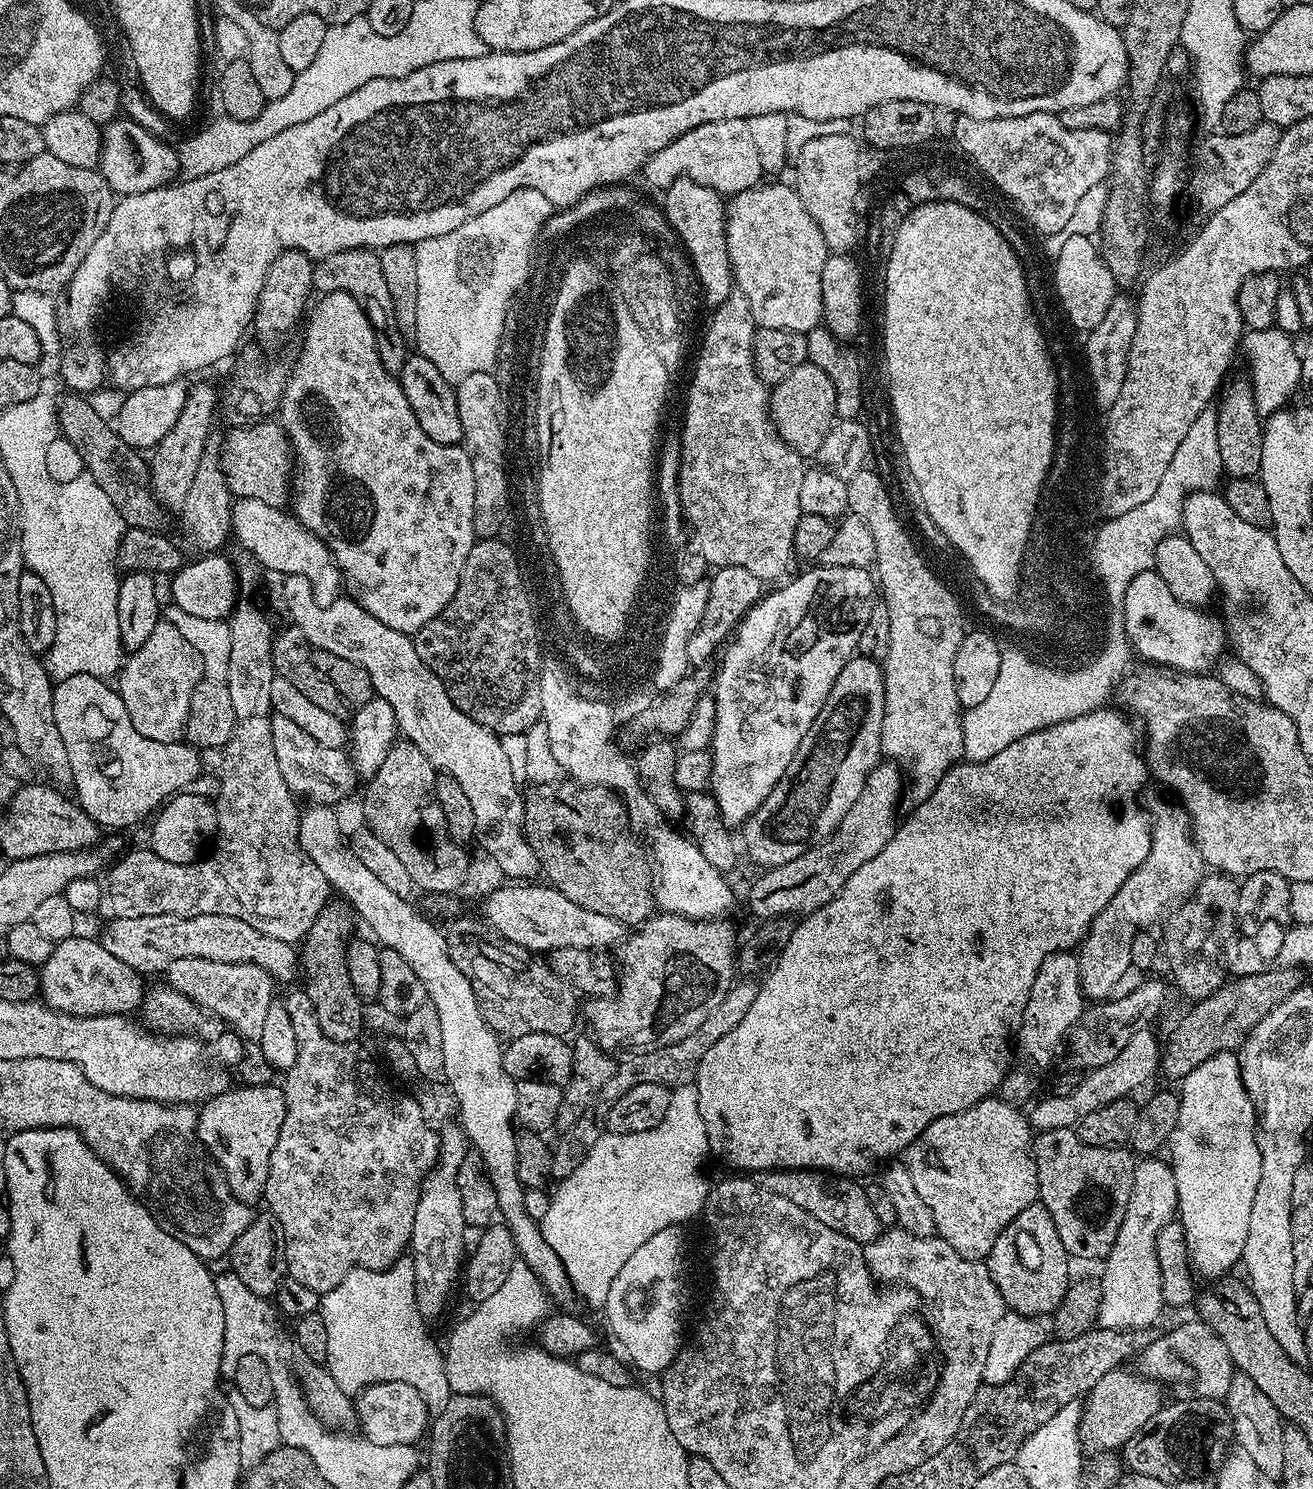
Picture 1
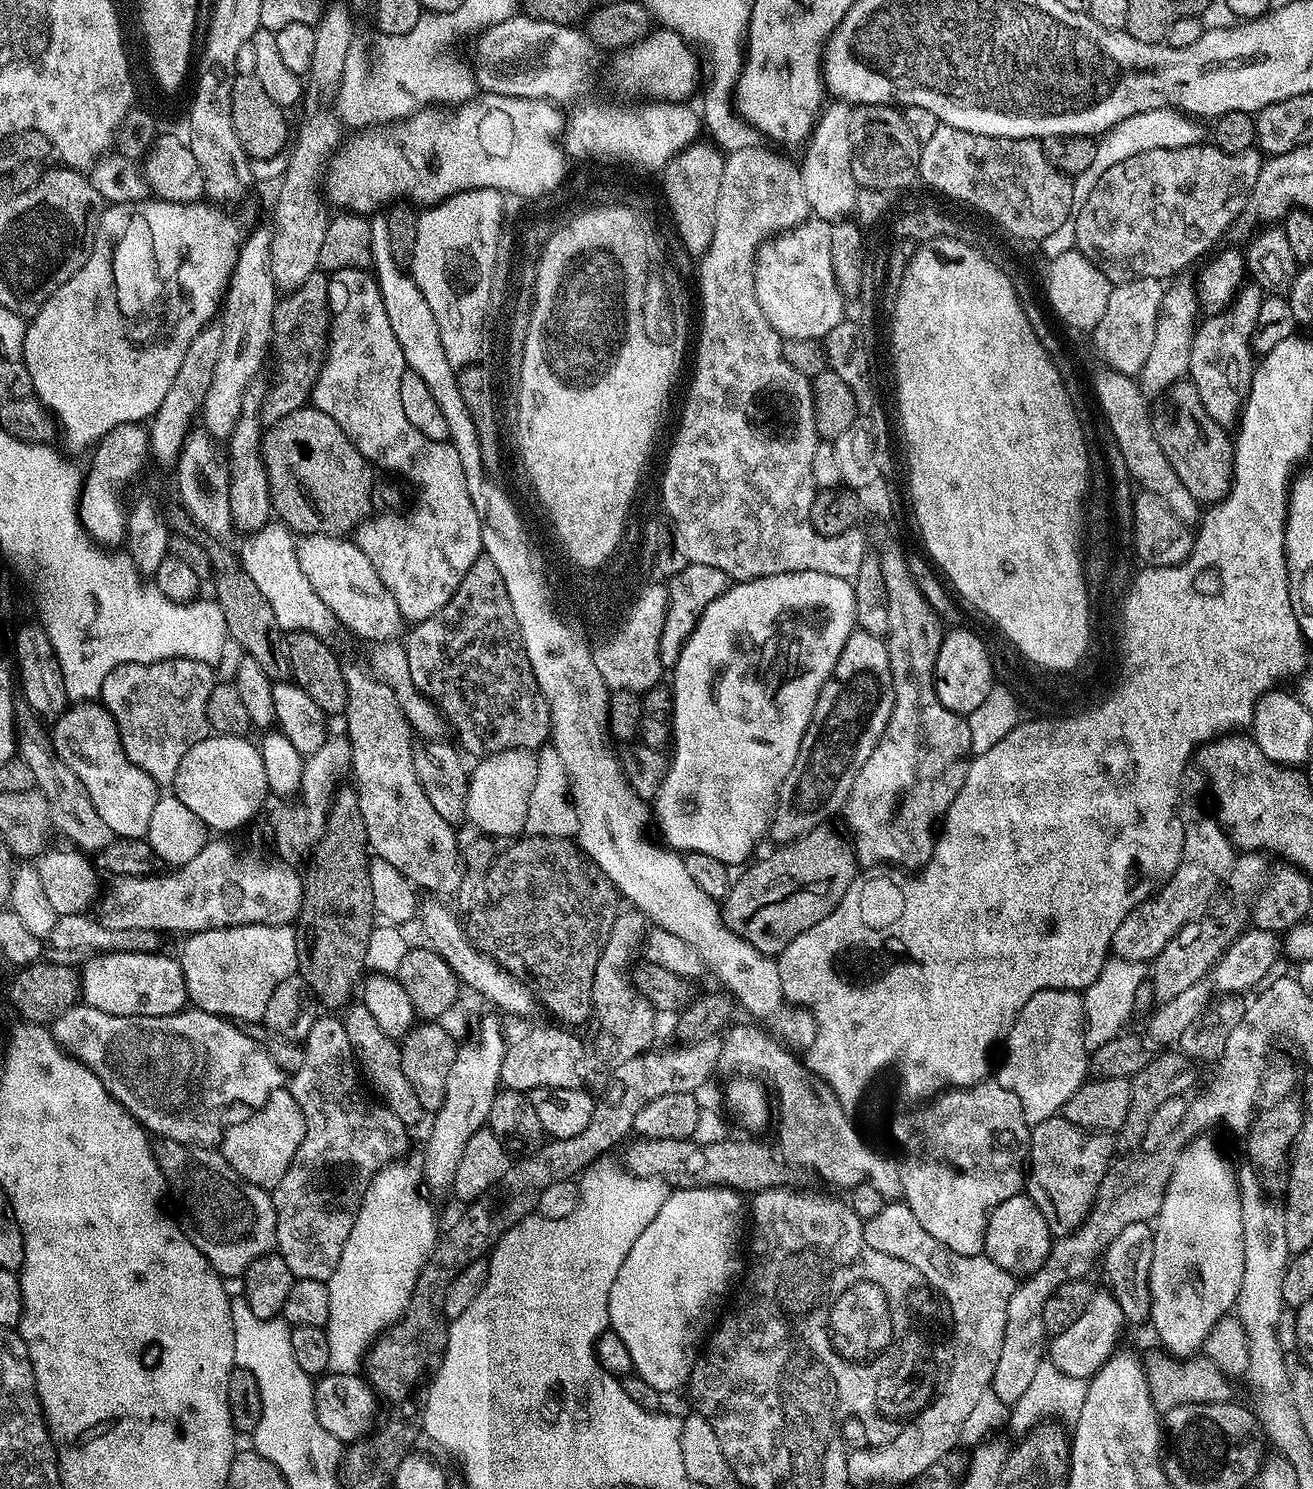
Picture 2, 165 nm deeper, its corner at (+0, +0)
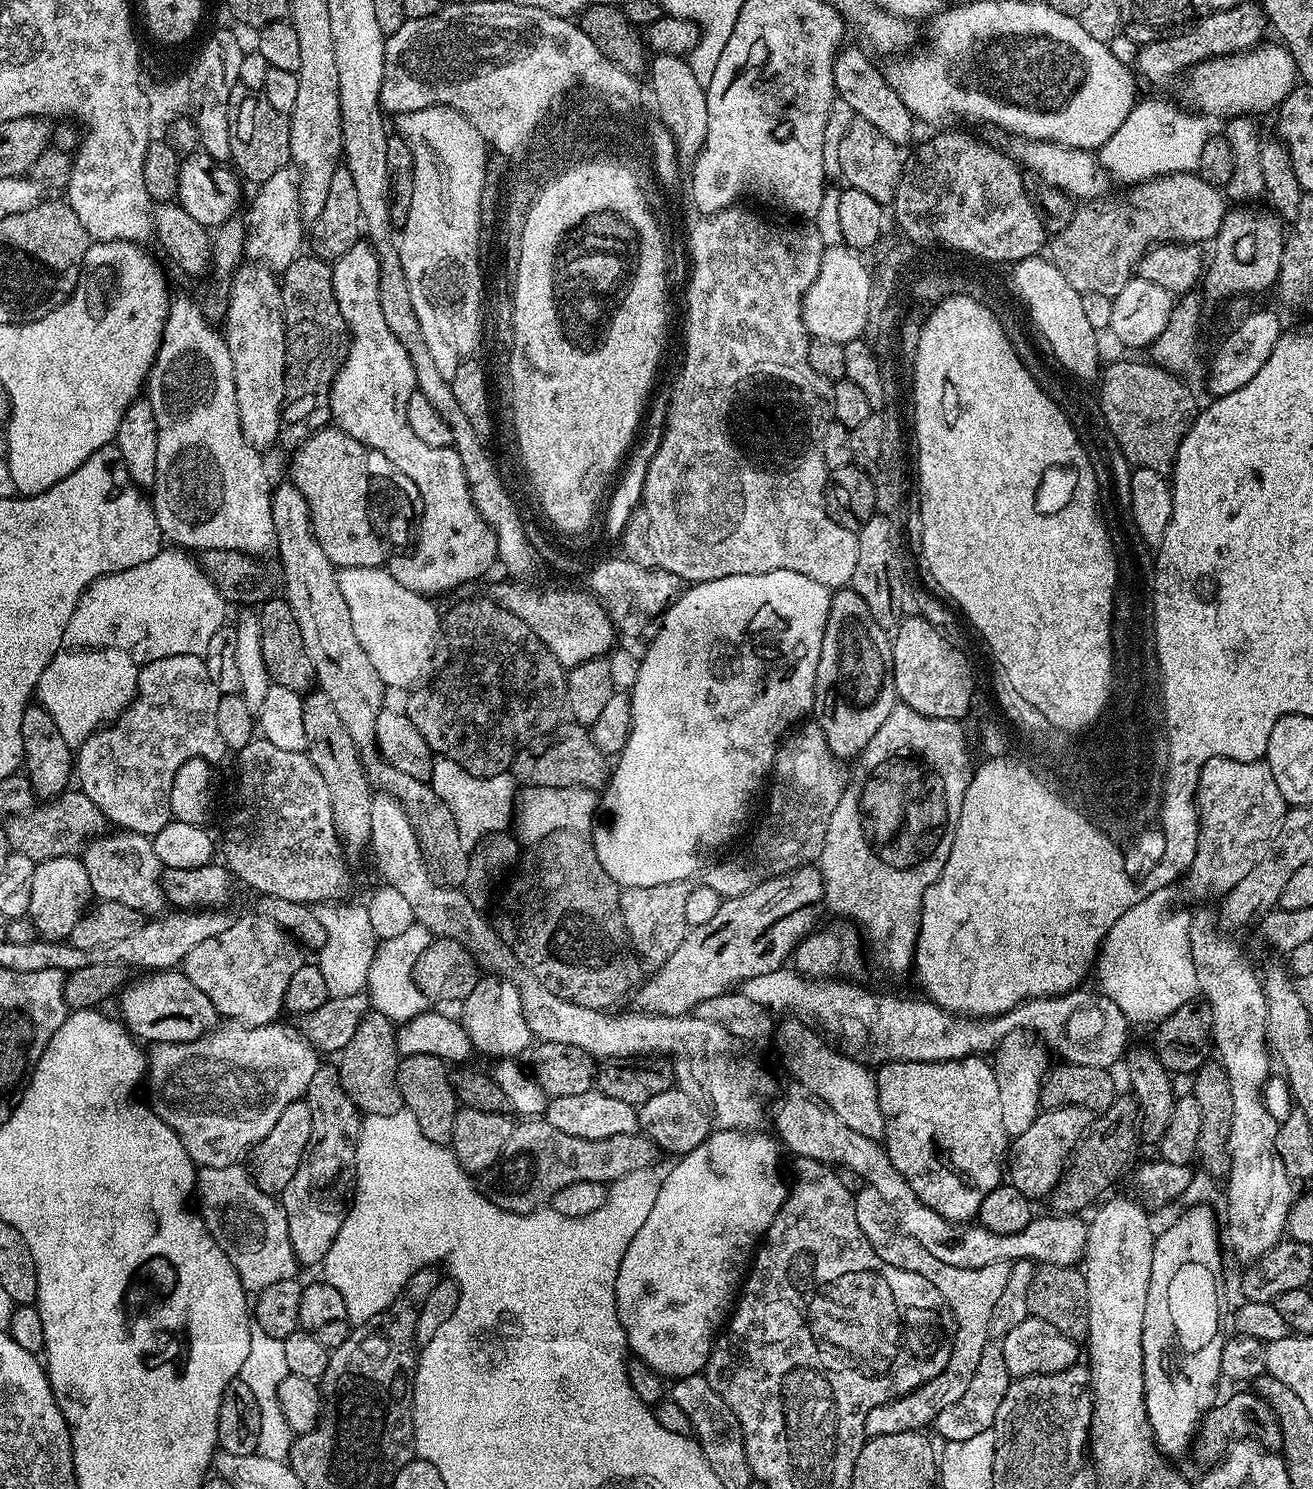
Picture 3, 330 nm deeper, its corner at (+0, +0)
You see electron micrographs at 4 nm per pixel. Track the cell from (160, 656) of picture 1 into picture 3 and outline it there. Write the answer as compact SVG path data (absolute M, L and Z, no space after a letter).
M174 654L170 658L158 658L154 662L142 666L142 670L138 674L138 682L136 683L136 697L132 699L132 705L117 720L112 721L111 724L97 730L93 736L82 741L74 752L74 776L75 779L80 779L80 784L78 784L79 791L84 792L86 798L90 798L90 802L94 802L94 806L98 806L98 810L109 825L115 826L117 829L125 832L142 834L151 838L158 834L158 830L162 830L162 826L166 826L168 821L173 819L172 783L175 780L177 783L184 765L199 760L213 762L212 760L220 760L226 755L224 743L218 734L218 722L216 720L218 702L221 695L221 692L214 686L214 682L210 682L210 670L206 670L206 662L203 656Z

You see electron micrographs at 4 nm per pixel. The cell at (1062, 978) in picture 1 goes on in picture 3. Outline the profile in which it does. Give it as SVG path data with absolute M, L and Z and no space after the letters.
M1013 1034L1002 1041L995 1056L994 1067L998 1078L998 1094L1002 1098L1002 1126L1006 1126L1009 1137L1014 1138L1029 1129L1030 1124L1042 1111L1040 1091L1044 1085L1044 1078L1050 1071L1050 1064L1048 1065L1050 1052L1043 1043L1027 1035Z

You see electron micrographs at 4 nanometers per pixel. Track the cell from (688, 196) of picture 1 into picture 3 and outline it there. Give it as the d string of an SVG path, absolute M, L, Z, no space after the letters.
M674 54L653 55L646 76L652 79L652 96L656 99L656 112L660 115L659 123L672 135L679 159L684 162L695 160L706 142L706 126L708 125L706 98L708 93L705 84L698 82L694 70L690 70L685 57Z

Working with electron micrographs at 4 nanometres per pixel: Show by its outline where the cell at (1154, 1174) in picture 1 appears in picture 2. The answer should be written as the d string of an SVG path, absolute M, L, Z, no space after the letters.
M1097 1291L1082 1310L1082 1318L1069 1326L1067 1330L1055 1333L1046 1348L1047 1359L1062 1374L1070 1374L1070 1378L1087 1381L1112 1355L1120 1340L1120 1331L1126 1328L1126 1317L1122 1306L1111 1291Z

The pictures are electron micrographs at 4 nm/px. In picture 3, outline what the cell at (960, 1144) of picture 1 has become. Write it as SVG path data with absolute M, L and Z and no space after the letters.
M979 1055L942 1062L889 1059L874 1072L884 1119L882 1143L894 1170L910 1182L910 1190L914 1190L922 1203L950 1222L975 1221L980 1215L982 1200L1000 1187L1006 1176L1010 1137L1006 1126L1002 1126L1002 1098L998 1094L996 1069L984 1060L987 1059Z

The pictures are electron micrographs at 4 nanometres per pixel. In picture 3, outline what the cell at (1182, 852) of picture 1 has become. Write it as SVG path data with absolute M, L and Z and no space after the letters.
M1210 758L1210 762L1202 766L1198 800L1202 805L1202 815L1199 817L1200 841L1194 854L1194 862L1188 865L1186 873L1188 892L1196 900L1203 896L1220 898L1231 888L1238 886L1238 882L1242 882L1242 878L1246 878L1246 874L1250 874L1254 866L1258 866L1258 862L1268 851L1273 836L1280 829L1290 805L1278 790L1273 771L1264 760L1238 762L1234 758Z

